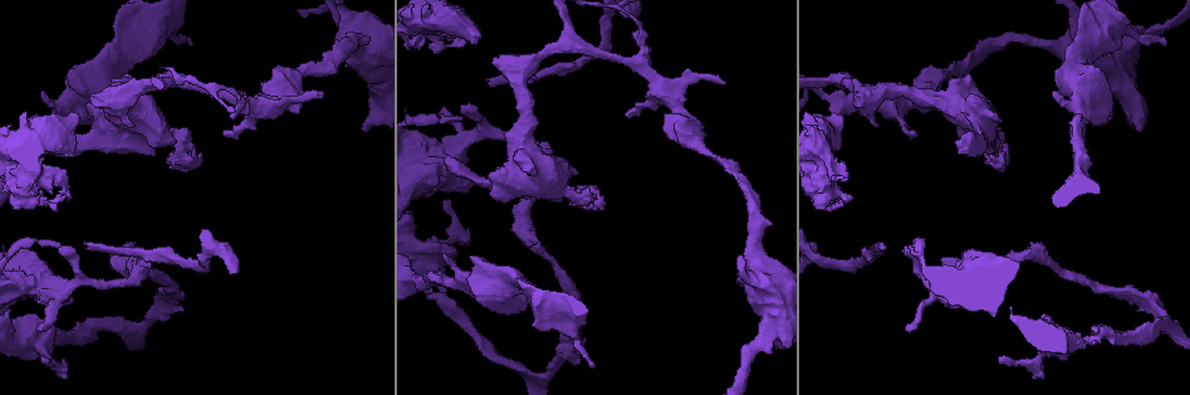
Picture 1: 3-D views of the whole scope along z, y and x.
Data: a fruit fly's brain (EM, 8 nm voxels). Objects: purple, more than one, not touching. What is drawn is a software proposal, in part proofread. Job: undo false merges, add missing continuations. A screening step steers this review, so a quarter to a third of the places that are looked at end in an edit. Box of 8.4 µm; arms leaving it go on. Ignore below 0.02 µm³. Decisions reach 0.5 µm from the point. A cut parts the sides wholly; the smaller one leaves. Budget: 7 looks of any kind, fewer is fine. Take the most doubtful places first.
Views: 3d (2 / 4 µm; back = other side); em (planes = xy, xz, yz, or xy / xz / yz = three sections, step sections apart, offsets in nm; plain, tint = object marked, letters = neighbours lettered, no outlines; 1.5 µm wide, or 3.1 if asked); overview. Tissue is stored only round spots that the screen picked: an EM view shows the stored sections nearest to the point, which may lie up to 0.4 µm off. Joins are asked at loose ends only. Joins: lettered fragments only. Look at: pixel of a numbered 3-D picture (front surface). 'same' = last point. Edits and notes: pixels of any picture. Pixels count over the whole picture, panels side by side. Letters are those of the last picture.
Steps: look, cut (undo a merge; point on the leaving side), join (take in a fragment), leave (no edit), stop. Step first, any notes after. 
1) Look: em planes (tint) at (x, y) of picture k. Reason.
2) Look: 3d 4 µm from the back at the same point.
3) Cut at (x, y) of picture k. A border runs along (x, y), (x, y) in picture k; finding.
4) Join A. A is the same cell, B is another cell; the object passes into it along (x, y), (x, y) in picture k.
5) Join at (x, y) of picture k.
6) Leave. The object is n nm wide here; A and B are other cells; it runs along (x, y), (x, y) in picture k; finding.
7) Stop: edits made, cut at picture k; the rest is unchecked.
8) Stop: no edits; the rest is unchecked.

Look: em xy step 8 (letters) at (72, 119) of picture 1. Stops while still wide.

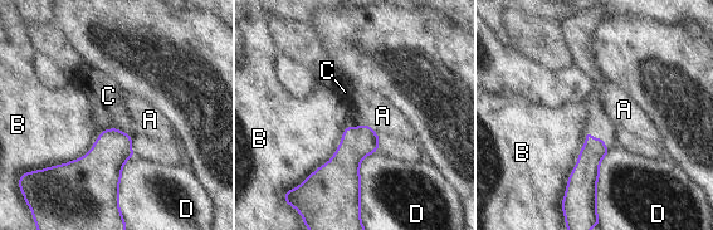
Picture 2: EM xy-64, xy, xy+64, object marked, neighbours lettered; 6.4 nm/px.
Leave. A, B, C and D are other cells; a border runs along (586, 131), (561, 204), (565, 224) in picture 2; no lettered fragment goes on from it.

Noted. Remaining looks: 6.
Look: 3d 4 µm at (135, 278) of picture 1. Sharp bend.

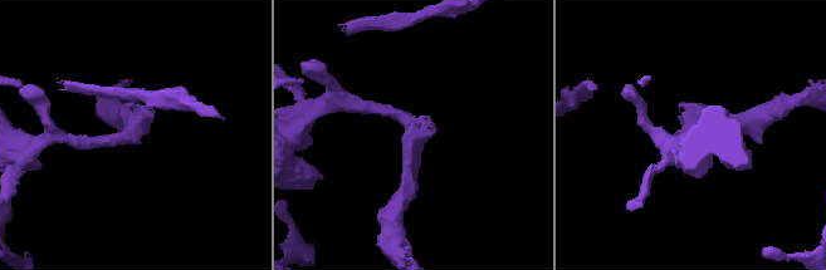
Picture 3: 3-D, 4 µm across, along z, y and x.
Look: em planes (plain) at (415, 130) of picture 3. The arms are 200, 200 nm wide; shape alone is not enough.

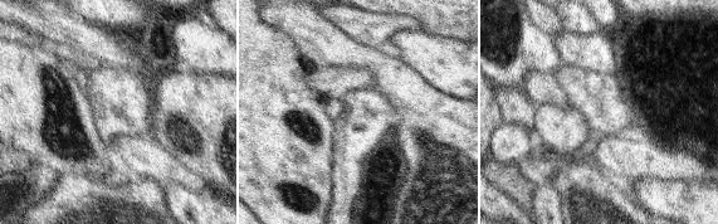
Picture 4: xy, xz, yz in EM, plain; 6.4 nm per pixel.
Look: em planes (letters) at the same point. What lies round it.

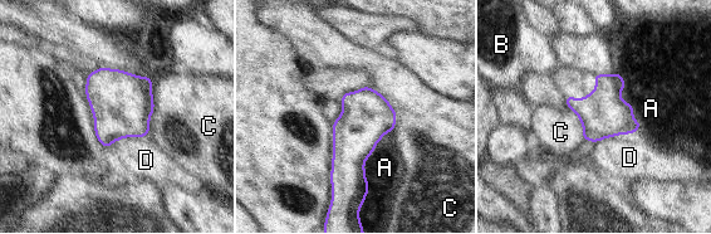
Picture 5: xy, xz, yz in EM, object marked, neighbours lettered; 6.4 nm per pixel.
Leave. A, B, C and D are other cells; a border runs along (568, 107), (578, 117), (584, 140) in picture 5; one neuron here.

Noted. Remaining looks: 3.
Look: 3d 2 µm from the back at (678, 90) of picture 1. Abrupt turn.

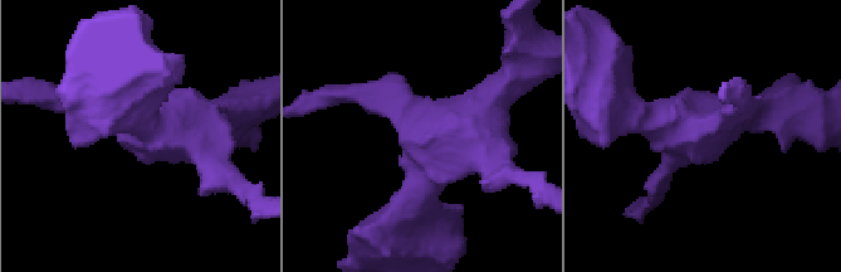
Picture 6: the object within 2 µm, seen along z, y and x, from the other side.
Look: em xy step 4 (tint) at (698, 129) of picture 6.

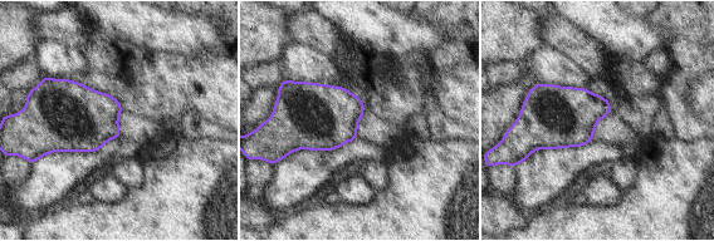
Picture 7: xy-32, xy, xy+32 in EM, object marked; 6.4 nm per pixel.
Look: em yz step 4 (letters) at the same point. Cut it another way.

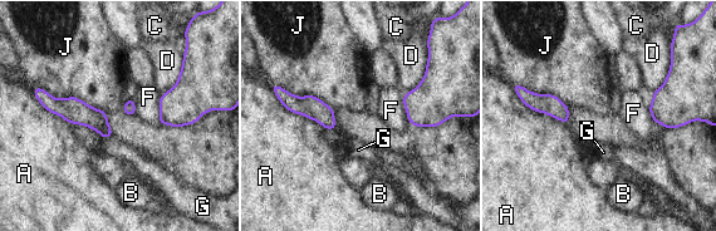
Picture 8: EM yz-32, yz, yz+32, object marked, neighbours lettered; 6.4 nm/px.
Leave. The longest contact is with J, 500 nm; A, B, C, D, F, G and J are other cells; all the same neuron.

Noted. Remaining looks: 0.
Stop: no edits; the rest is unchecked.

